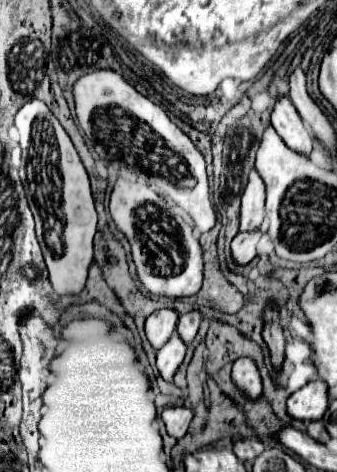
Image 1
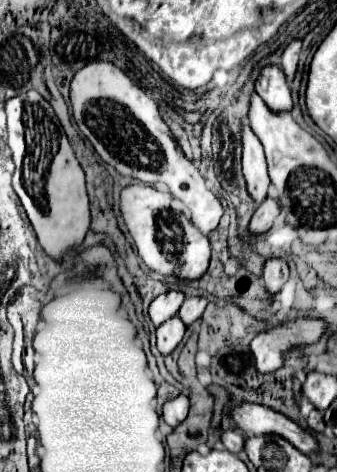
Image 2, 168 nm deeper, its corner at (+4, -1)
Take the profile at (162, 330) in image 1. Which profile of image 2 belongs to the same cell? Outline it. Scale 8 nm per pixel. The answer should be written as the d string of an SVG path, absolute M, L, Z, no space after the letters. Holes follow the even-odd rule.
M168 290L168 292L160 294L160 296L156 296L156 298L152 300L152 304L150 304L150 310L148 310L150 320L152 320L156 326L162 324L164 320L168 320L168 316L174 316L174 314L178 312L178 308L182 306L184 298L186 298L186 296L184 296L182 290Z

